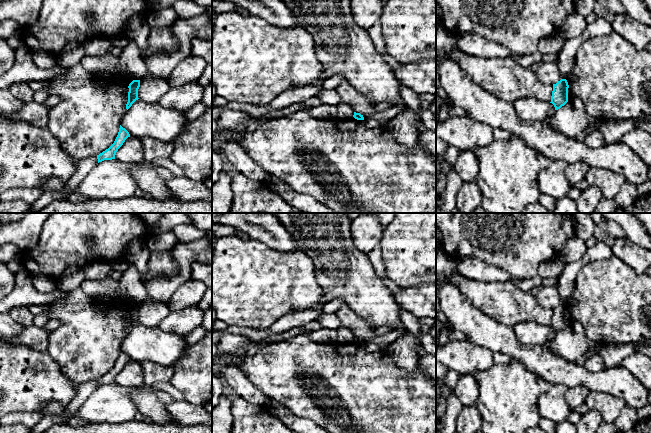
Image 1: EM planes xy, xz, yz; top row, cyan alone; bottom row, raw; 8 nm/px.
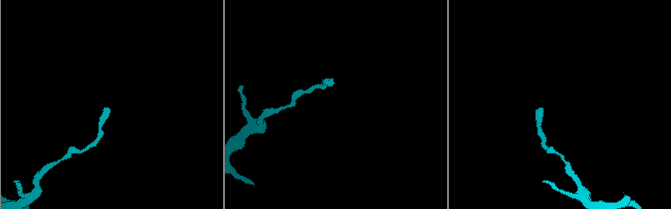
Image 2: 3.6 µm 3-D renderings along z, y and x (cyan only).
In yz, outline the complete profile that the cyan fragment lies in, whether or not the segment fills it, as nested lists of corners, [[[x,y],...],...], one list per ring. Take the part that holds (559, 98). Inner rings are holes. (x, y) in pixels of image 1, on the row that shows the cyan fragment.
[[[561,79],[556,84],[553,84],[553,91],[551,96],[551,102],[555,110],[560,109],[568,102],[568,82],[566,79]]]

